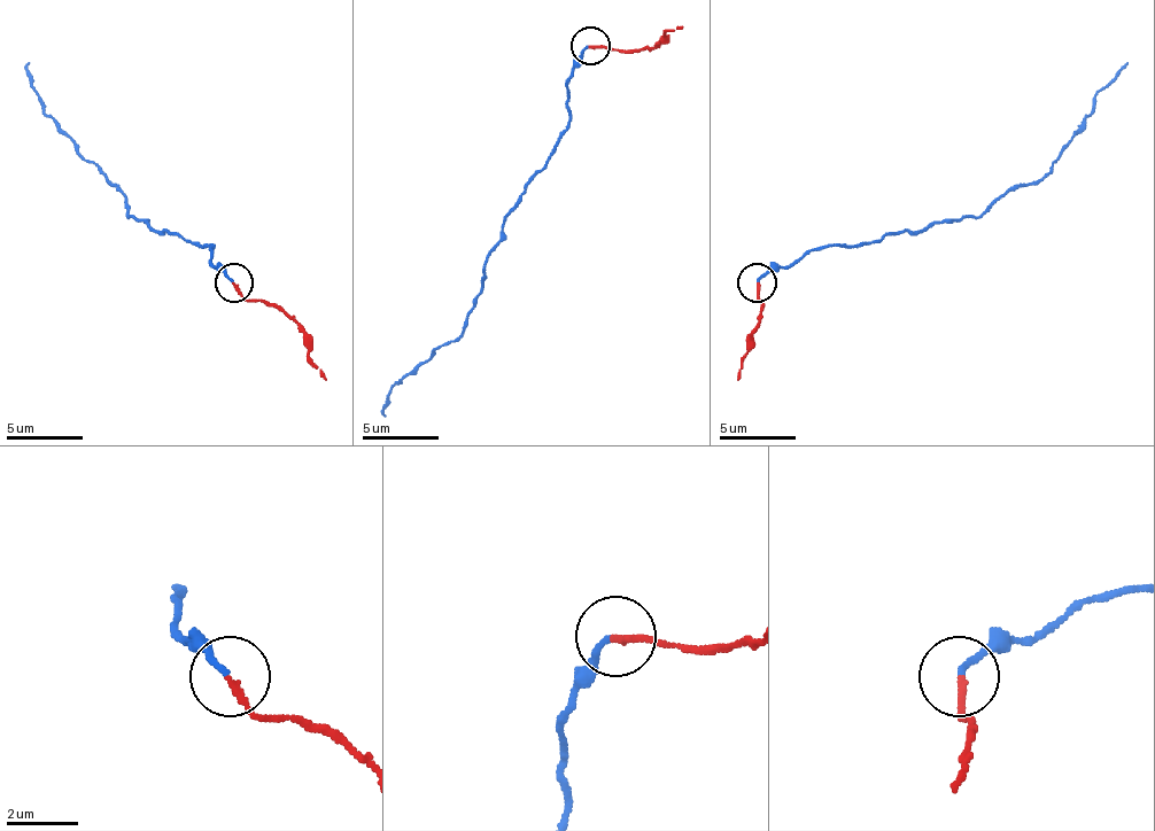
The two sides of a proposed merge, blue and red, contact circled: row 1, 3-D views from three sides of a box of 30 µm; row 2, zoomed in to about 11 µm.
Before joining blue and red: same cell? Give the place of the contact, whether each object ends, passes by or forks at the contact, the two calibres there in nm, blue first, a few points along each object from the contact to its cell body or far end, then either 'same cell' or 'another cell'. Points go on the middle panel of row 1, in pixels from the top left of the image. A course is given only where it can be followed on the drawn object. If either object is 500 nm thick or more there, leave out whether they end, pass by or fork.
at (590, 46); blue ends there; red ends there; 170 nm thick on the blue side, 190 nm on the other; blue runs (587, 46), (568, 82), (568, 131), (503, 223), (469, 326), (400, 380), (384, 414); red runs (591, 46), (641, 51), (683, 28); another cell

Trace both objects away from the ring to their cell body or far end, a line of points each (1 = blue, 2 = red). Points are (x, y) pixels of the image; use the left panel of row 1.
1: (231, 284), (211, 264), (211, 245), (157, 233), (146, 222), (128, 218), (128, 199), (43, 110), (28, 61)
2: (234, 284), (246, 298), (273, 303), (285, 315), (327, 379)

